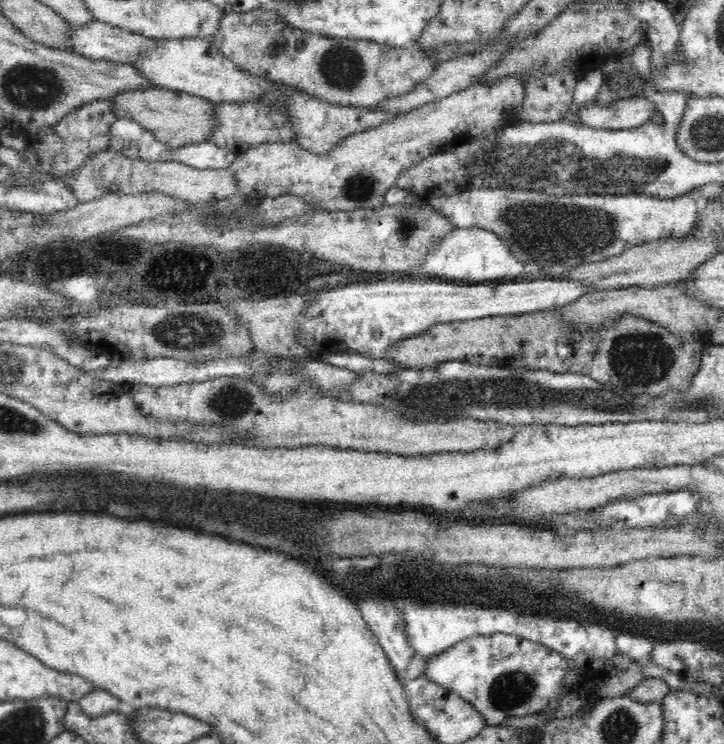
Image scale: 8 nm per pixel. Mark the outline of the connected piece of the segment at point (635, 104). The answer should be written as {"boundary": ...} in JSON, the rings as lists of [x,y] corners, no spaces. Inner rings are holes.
{"boundary":[[[646,96],[630,97],[610,104],[589,102],[579,112],[579,120],[588,128],[632,130],[646,124],[657,108]]]}

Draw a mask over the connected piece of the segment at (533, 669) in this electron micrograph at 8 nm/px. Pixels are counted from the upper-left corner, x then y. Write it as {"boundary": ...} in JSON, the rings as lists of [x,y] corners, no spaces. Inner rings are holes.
{"boundary":[[[496,633],[466,638],[446,652],[430,656],[424,675],[458,693],[482,714],[488,725],[494,726],[506,718],[520,718],[546,710],[562,695],[562,682],[569,668],[566,658],[544,644],[513,634]]]}

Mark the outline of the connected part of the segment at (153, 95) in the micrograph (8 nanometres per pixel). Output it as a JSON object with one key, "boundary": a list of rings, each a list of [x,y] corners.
{"boundary":[[[160,87],[146,88],[146,90],[128,90],[112,96],[114,113],[118,118],[125,118],[137,122],[144,130],[155,135],[158,142],[163,142],[168,148],[180,148],[190,144],[198,144],[209,140],[214,132],[216,117],[214,105],[206,99],[188,93],[178,93]]]}

